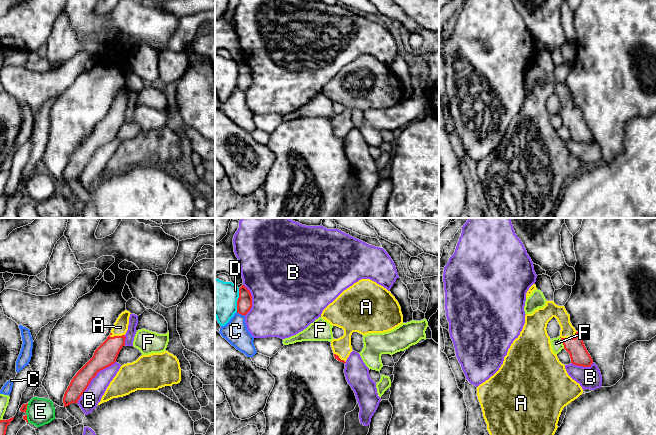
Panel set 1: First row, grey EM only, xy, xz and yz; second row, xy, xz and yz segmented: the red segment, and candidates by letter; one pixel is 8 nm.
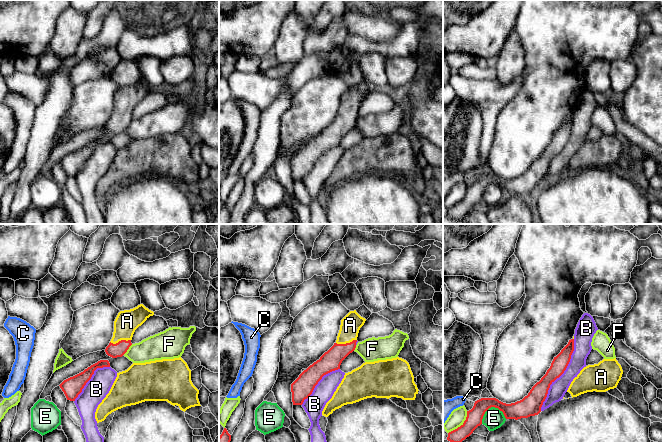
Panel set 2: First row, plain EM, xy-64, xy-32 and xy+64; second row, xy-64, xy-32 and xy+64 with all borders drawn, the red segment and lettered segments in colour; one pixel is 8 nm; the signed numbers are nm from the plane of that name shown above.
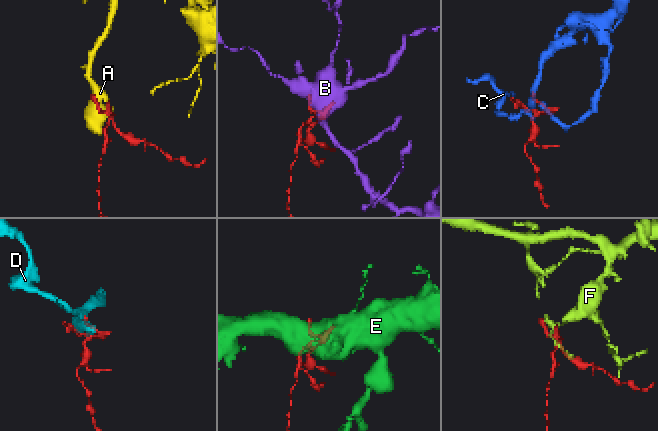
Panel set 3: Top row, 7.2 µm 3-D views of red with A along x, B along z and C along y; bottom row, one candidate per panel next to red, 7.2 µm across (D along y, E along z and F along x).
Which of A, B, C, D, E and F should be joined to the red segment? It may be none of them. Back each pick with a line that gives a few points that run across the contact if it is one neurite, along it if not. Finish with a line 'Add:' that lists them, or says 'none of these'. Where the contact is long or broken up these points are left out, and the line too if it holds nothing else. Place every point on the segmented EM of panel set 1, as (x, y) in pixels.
A: Line: yz (579, 355), (570, 338), (549, 315), (539, 341)
Add: A

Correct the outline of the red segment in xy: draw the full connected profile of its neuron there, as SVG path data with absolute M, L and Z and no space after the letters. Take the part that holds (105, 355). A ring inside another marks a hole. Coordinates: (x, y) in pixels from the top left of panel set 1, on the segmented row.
M122 312L114 323L110 335L95 350L93 357L76 373L63 397L64 407L78 403L78 400L97 373L116 362L118 354L125 346L130 312Z

